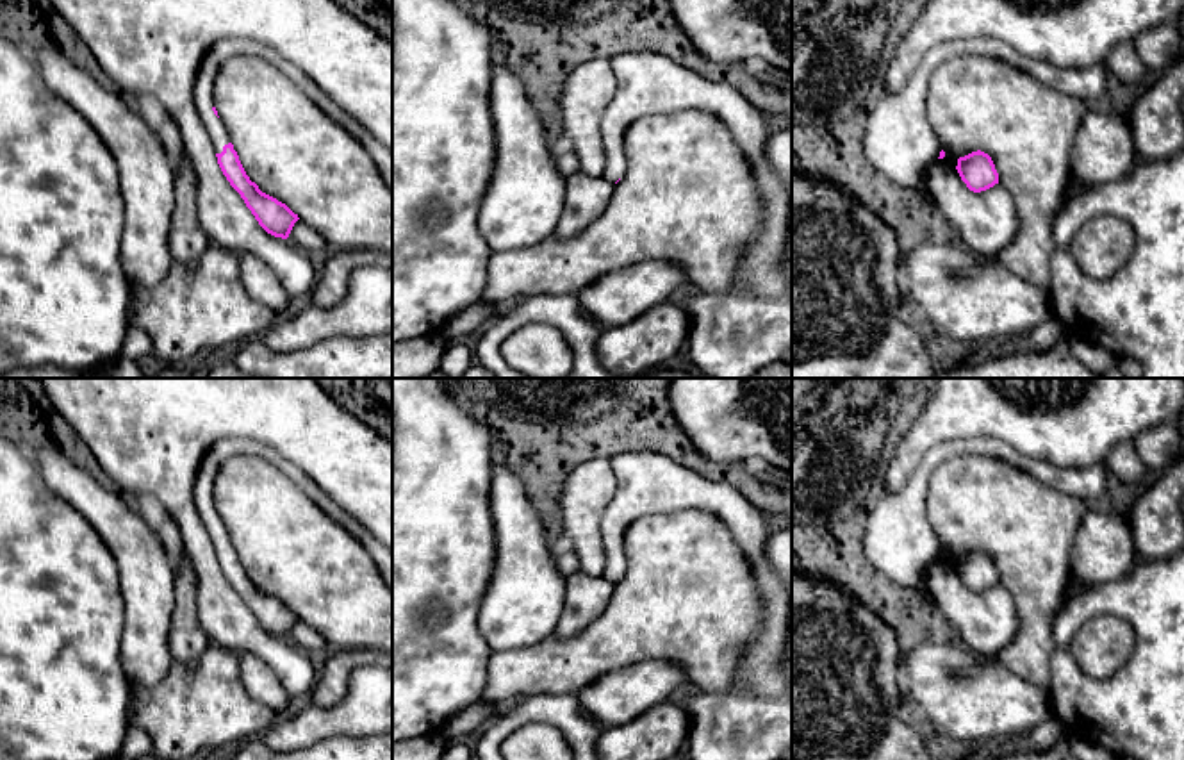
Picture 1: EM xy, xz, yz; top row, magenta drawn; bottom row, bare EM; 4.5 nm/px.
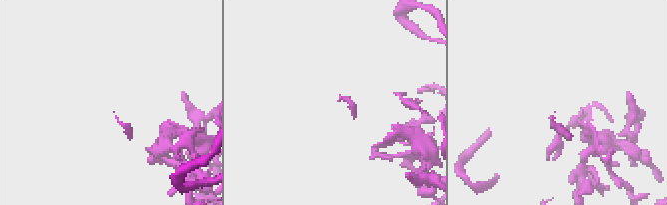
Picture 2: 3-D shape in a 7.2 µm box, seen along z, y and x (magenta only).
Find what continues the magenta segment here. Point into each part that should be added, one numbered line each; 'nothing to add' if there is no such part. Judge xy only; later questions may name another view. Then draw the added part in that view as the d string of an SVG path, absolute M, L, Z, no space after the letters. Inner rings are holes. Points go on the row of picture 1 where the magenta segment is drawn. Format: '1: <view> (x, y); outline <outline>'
1: xy (202, 93); outline M223 37L203 57L196 84L193 87L193 103L201 118L203 127L212 141L214 152L221 153L223 146L230 143L223 121L214 114L214 77L221 62L234 55L257 55L269 61L275 68L284 71L298 89L307 95L326 116L349 132L373 157L376 169L380 171L385 186L392 193L392 152L380 143L366 127L351 118L341 105L326 96L303 71L292 62L276 55L269 46L244 39L244 37Z

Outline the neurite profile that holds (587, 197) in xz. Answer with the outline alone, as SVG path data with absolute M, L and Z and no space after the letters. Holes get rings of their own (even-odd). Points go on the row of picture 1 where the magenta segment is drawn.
M578 171L567 178L565 207L555 228L558 239L571 239L597 219L608 207L613 184Z

